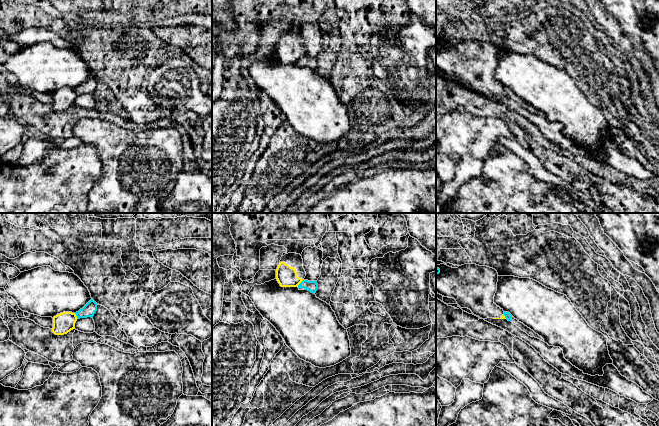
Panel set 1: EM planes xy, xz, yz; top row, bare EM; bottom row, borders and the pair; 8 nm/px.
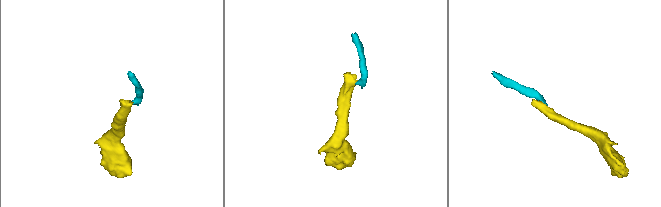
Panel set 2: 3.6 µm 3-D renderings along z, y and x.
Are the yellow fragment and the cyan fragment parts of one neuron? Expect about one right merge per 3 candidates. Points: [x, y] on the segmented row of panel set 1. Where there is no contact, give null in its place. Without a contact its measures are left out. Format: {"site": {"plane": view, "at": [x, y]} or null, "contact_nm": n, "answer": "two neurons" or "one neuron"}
{"site": {"plane": "xz", "at": [300, 282]}, "contact_nm": 80, "answer": "two neurons"}

